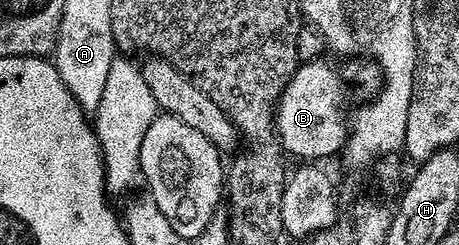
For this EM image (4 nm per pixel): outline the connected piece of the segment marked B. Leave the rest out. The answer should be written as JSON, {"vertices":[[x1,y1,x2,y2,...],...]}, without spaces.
{"vertices":[[325,57,302,62,291,81,287,81,275,108,275,130,282,148,290,156,293,154,295,158,303,159,299,161,319,161,315,159,325,159,336,151,338,154,347,138,345,102,349,99,349,83,357,87,370,83,373,89,377,89,383,82,380,67,373,65,370,68,368,75,357,67,349,67,345,71,345,80,340,69,328,63]]}

